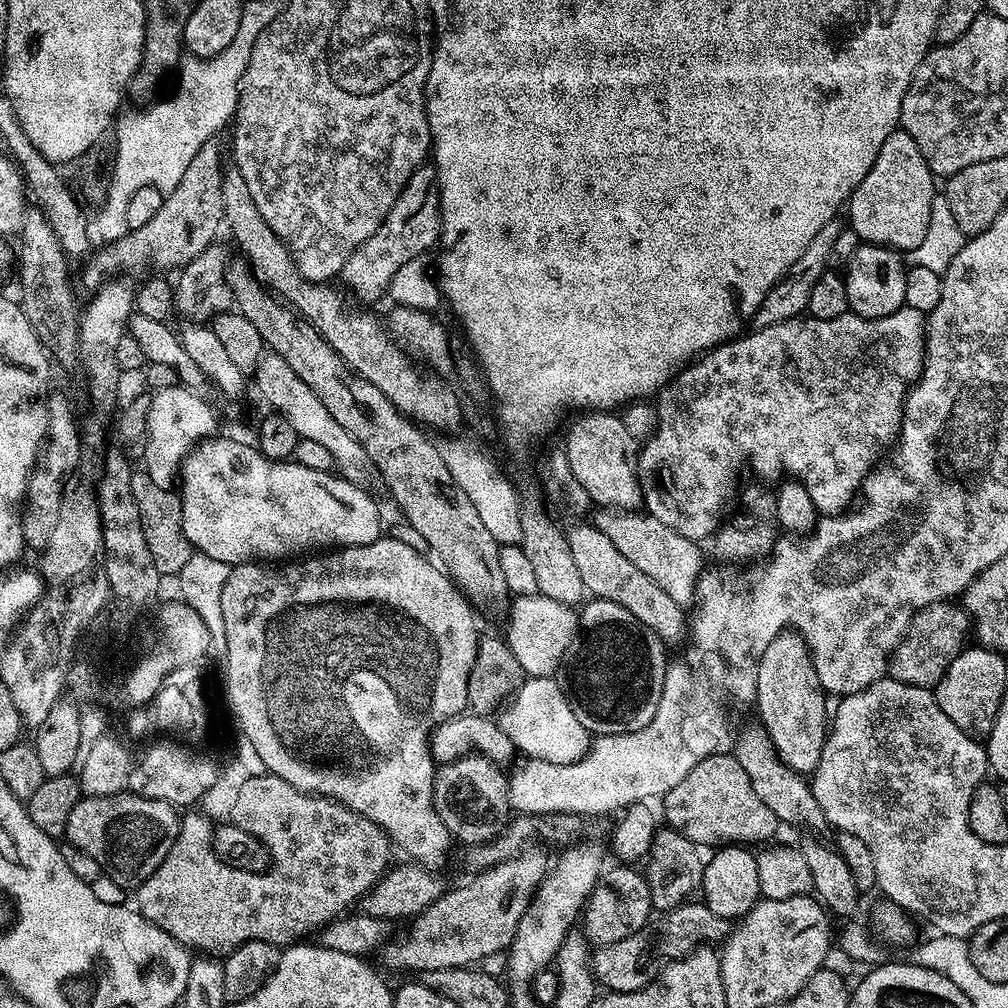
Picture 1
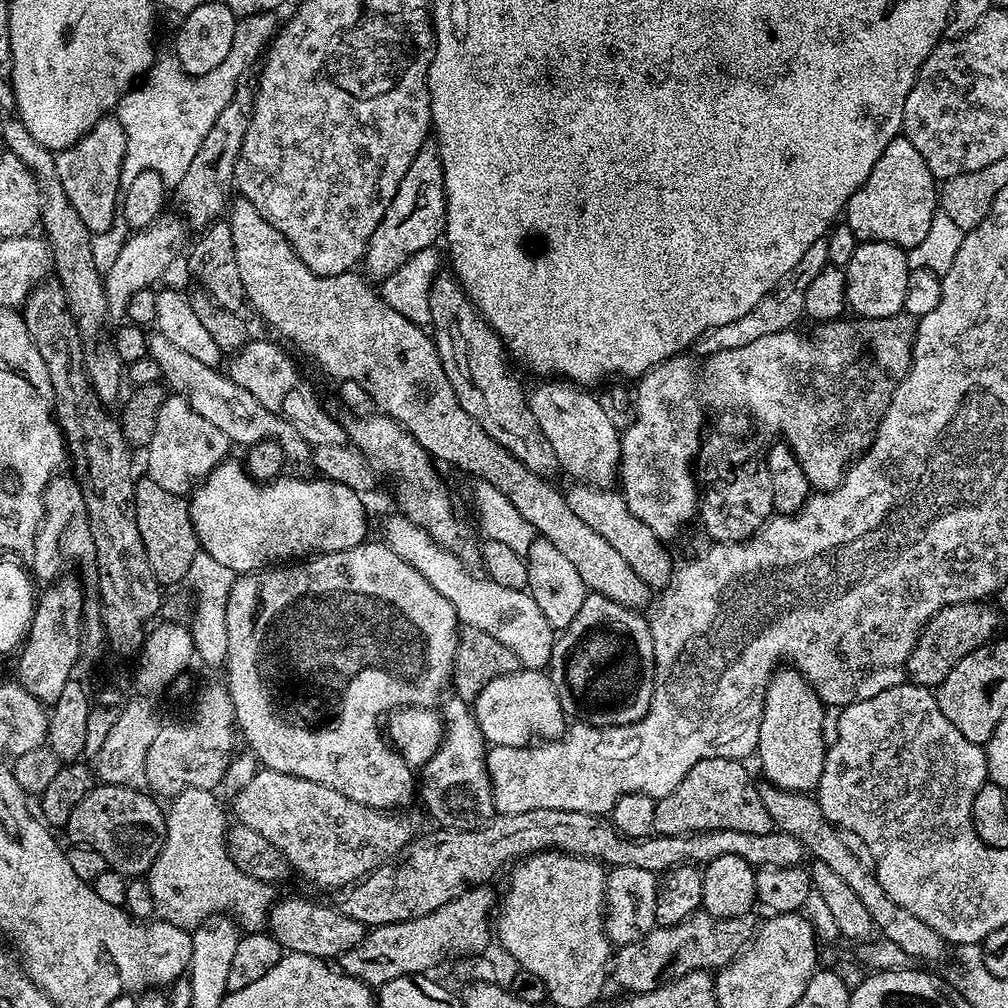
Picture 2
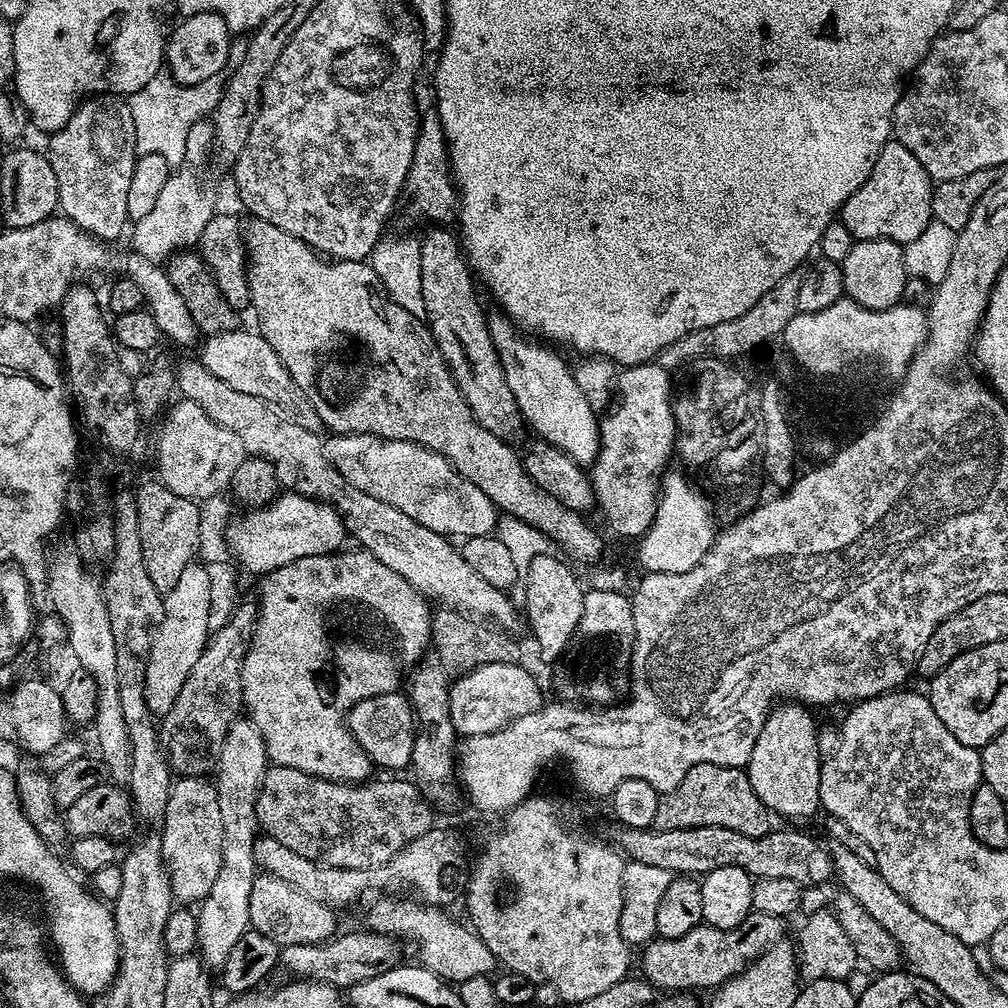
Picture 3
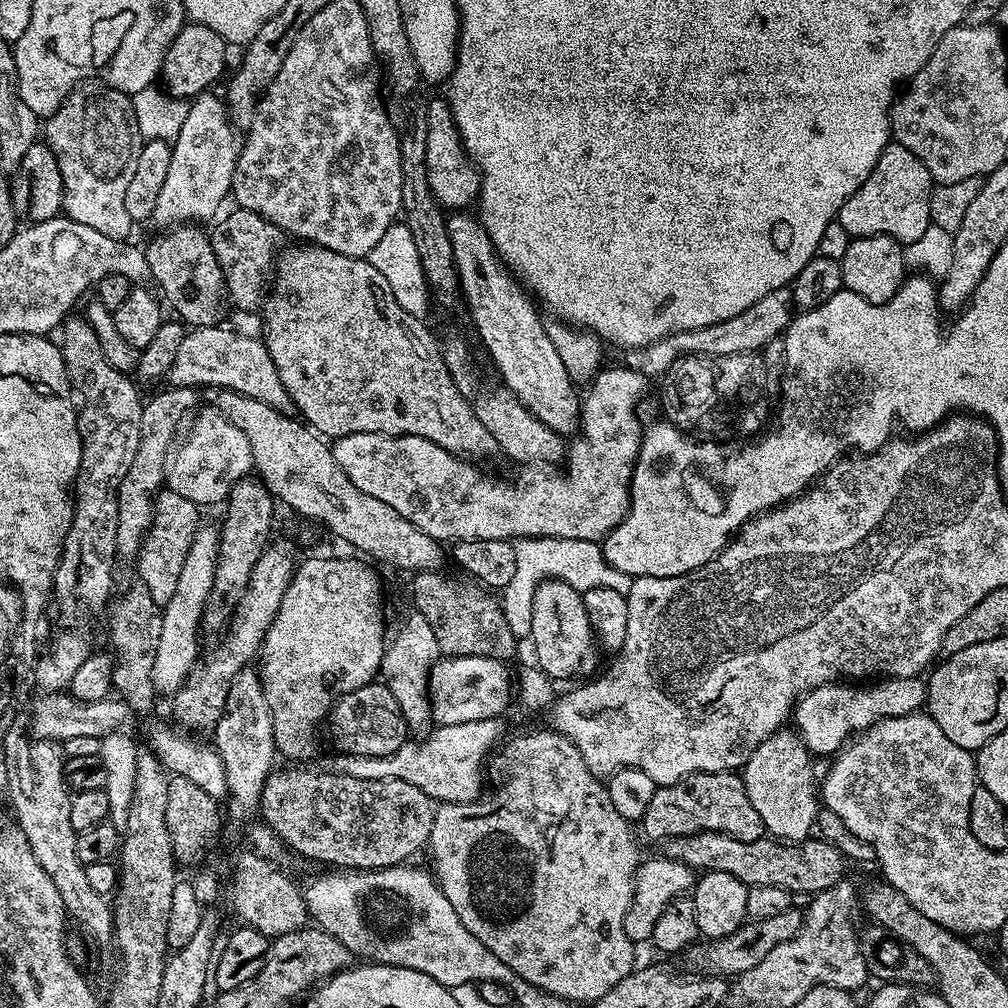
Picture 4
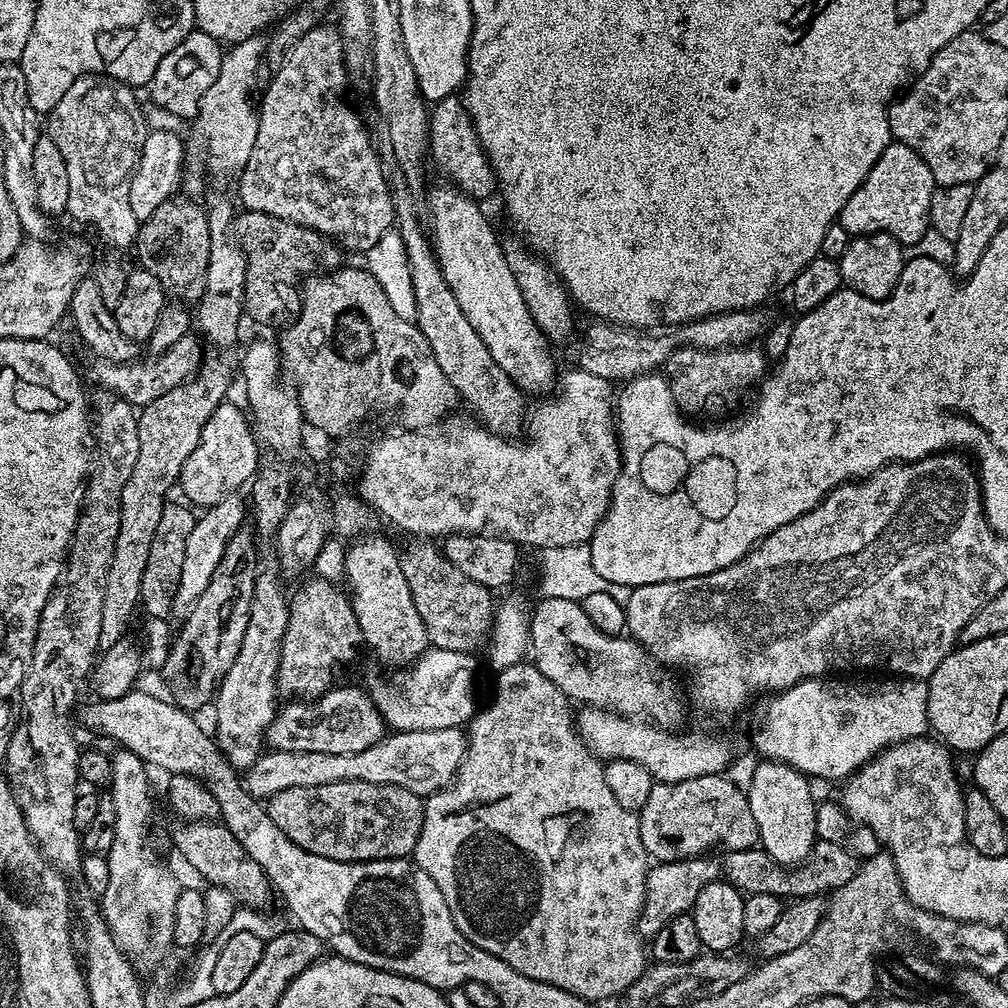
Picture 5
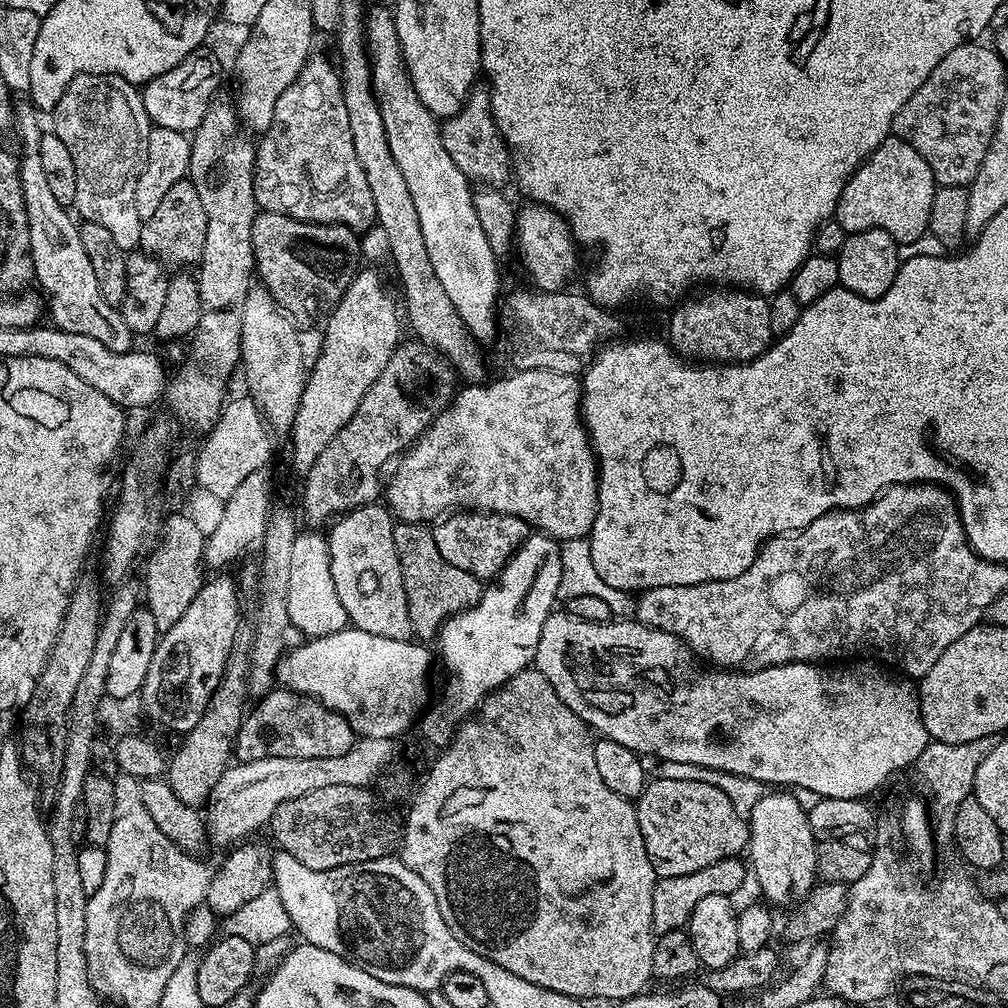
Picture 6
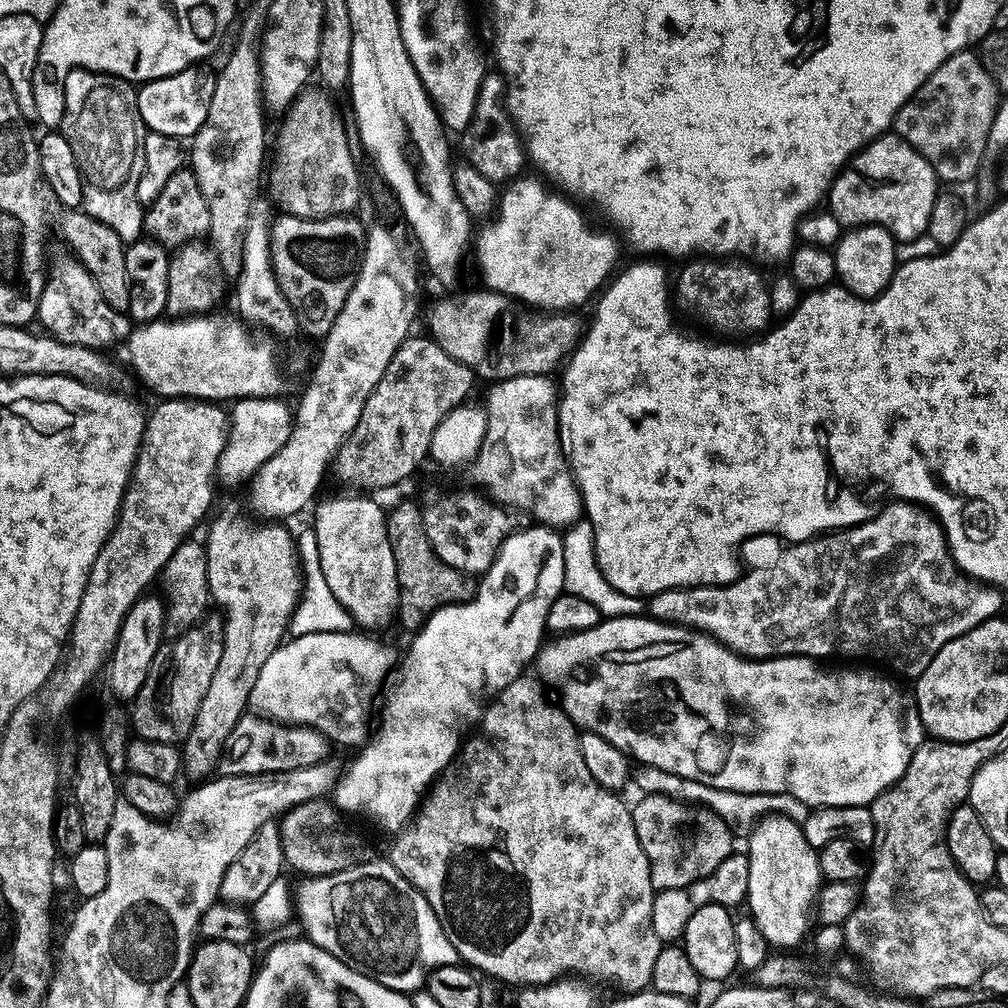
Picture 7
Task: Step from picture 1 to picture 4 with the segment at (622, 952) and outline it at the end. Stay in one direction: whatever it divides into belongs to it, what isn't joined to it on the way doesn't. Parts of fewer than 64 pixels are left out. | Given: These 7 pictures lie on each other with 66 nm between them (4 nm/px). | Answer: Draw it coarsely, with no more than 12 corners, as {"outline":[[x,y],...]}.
{"outline":[[793,906],[749,919],[726,938],[697,942],[697,973],[735,978],[754,970],[804,924]]}

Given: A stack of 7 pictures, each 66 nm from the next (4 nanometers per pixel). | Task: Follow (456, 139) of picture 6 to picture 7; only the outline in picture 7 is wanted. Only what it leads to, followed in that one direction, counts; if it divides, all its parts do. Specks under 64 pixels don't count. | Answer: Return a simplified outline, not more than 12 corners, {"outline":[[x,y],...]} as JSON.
{"outline":[[489,71],[463,159],[497,186],[526,165],[505,104],[504,77]]}

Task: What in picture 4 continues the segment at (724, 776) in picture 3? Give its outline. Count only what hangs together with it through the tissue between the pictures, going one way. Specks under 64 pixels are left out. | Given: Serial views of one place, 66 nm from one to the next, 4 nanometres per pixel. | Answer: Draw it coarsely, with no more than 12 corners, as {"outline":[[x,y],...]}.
{"outline":[[735,771],[657,787],[642,827],[657,842],[765,835]]}

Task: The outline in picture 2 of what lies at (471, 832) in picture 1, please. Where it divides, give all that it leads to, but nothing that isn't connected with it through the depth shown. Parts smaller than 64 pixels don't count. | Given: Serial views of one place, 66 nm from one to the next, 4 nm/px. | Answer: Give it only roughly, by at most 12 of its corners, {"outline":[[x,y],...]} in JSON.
{"outline":[[452,728],[420,769],[439,827],[495,813],[481,728]]}

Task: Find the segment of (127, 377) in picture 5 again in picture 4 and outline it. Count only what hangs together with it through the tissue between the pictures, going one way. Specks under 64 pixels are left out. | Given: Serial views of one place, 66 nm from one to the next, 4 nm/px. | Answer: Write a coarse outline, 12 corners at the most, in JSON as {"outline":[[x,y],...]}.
{"outline":[[193,327],[166,373],[172,388],[293,402],[263,339]]}

